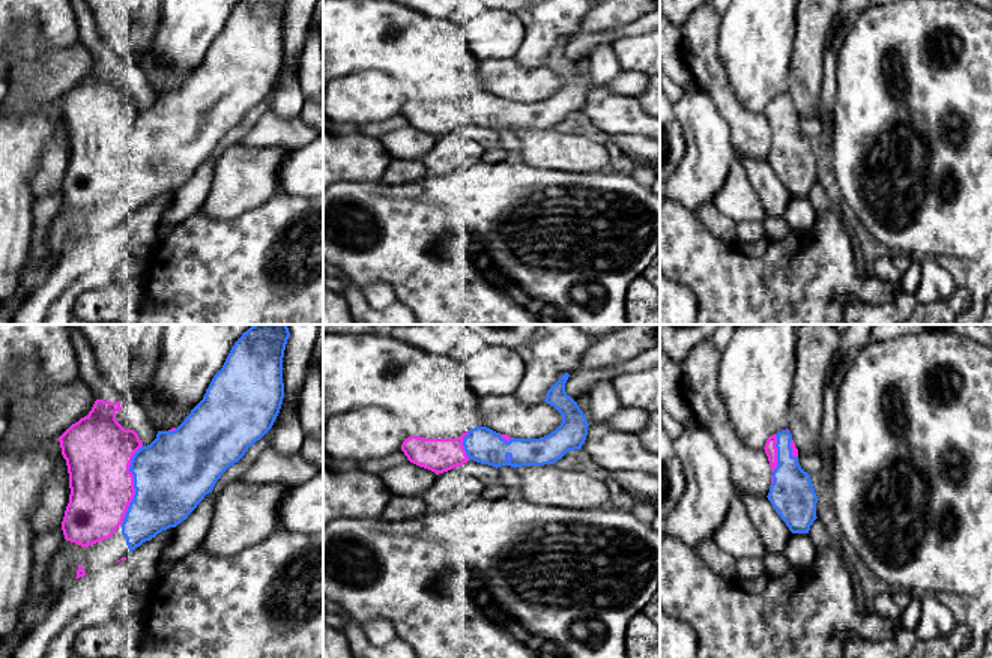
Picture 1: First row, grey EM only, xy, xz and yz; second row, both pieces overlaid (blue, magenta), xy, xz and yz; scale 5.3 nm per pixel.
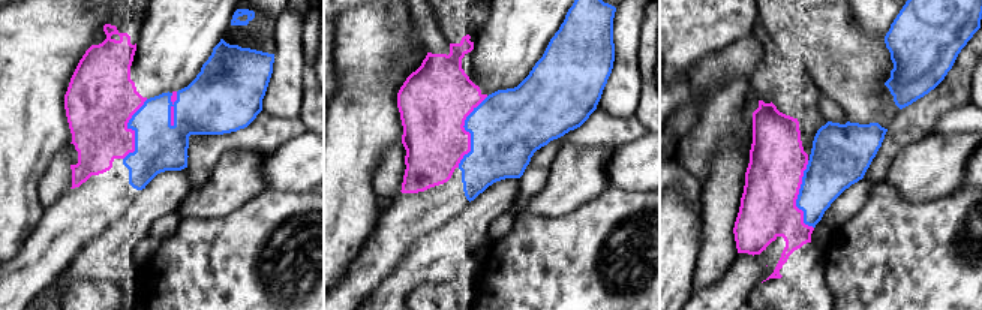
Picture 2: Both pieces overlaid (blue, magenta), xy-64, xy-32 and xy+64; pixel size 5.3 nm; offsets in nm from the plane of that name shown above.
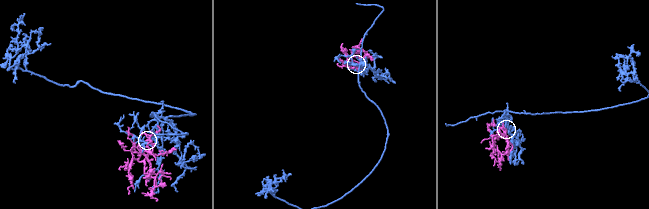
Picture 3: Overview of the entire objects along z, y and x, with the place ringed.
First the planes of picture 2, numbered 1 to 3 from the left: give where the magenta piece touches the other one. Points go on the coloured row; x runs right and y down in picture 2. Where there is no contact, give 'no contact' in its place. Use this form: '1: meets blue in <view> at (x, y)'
1: meets blue in xy-64 at (132, 129)
2: meets blue in xy-32 at (468, 131)
3: meets blue in xy+64 at (798, 196)

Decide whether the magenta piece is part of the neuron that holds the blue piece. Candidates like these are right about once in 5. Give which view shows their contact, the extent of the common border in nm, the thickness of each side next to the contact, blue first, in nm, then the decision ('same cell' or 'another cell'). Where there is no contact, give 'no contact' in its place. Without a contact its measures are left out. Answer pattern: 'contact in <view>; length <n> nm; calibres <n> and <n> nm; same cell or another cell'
contact in xy; length 440 nm; calibres 420 and 360 nm; another cell

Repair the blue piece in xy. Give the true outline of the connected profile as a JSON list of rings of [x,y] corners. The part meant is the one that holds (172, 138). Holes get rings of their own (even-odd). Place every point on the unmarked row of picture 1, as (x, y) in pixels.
[[[240,0],[186,83],[174,95],[158,95],[150,108],[134,117],[129,135],[134,138],[135,158],[123,186],[108,203],[93,209],[81,210],[63,203],[45,236],[48,252],[35,263],[26,261],[15,294],[0,302],[0,324],[11,324],[23,299],[48,279],[63,252],[77,243],[80,228],[86,237],[107,231],[162,194],[180,188],[212,156],[221,138],[272,92],[284,62],[283,21],[287,3]]]

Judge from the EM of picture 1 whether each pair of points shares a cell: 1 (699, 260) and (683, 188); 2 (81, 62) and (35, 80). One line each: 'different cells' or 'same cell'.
1: different cells
2: same cell

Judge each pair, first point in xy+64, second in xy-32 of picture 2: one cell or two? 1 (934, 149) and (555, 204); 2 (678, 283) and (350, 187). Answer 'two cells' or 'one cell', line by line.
1: one cell
2: one cell

